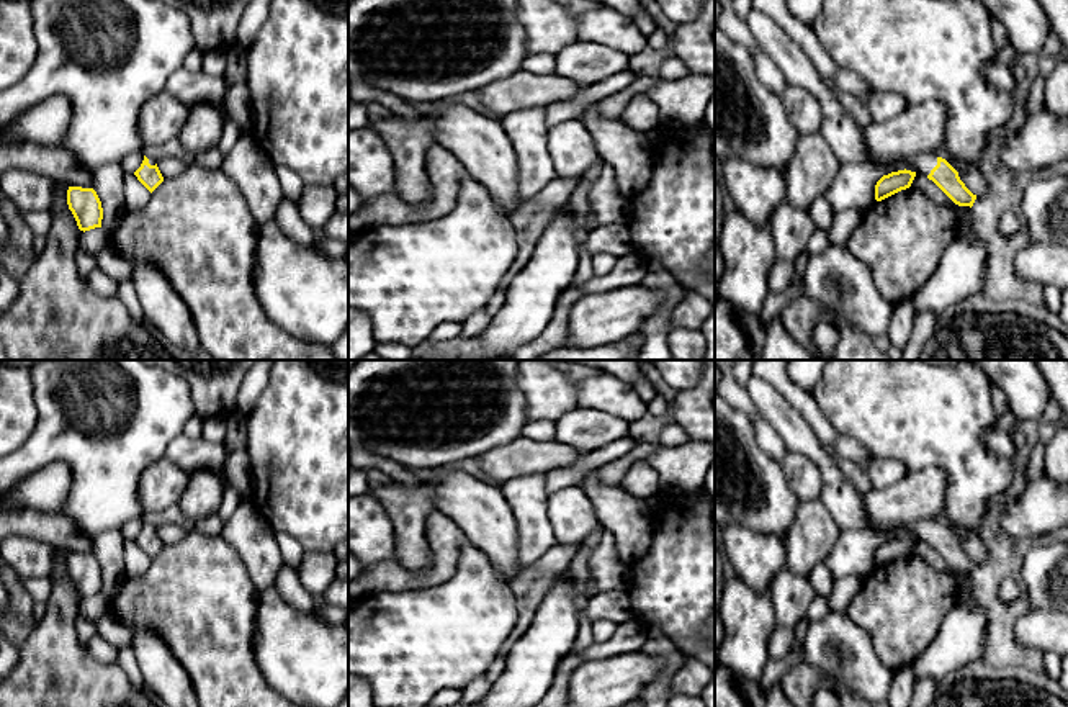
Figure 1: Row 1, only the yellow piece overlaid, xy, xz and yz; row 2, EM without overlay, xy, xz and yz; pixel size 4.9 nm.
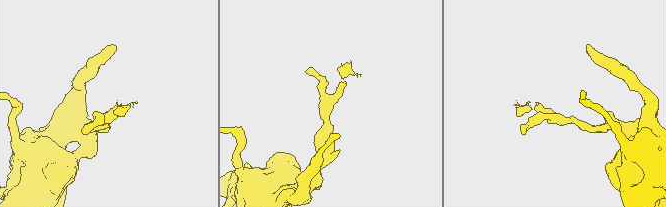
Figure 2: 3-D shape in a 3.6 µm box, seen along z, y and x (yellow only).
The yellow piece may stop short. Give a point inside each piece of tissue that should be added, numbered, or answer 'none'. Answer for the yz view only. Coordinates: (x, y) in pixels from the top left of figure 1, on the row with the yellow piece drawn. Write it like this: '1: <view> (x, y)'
1: yz (923, 164)

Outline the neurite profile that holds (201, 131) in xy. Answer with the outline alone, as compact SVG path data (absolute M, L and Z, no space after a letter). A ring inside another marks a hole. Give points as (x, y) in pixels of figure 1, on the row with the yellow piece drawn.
M200 101L190 106L188 118L177 136L186 152L198 155L218 147L222 134L224 110L211 101Z

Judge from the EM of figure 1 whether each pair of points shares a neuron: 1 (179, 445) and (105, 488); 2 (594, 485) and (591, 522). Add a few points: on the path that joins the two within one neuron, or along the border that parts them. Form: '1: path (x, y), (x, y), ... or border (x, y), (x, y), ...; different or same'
1: border (182, 432), (169, 444), (164, 455); different
2: border (578, 485), (591, 501), (602, 529); different

